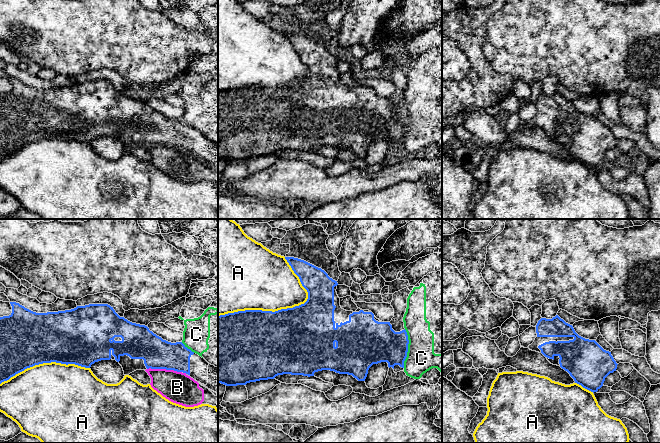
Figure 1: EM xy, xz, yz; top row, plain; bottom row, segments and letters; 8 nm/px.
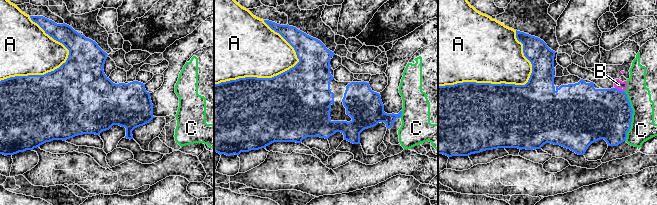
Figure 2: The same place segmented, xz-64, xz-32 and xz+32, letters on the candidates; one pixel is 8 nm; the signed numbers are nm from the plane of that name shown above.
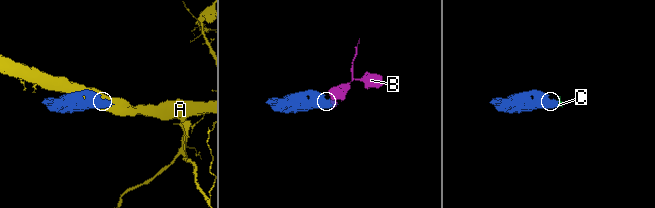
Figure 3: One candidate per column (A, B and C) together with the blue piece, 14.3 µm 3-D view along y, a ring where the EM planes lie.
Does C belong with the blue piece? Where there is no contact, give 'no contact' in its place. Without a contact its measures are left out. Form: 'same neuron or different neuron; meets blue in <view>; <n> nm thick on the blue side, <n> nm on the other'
different neuron; meets blue in xz; 320 nm thick on the blue side, 220 nm on the other

